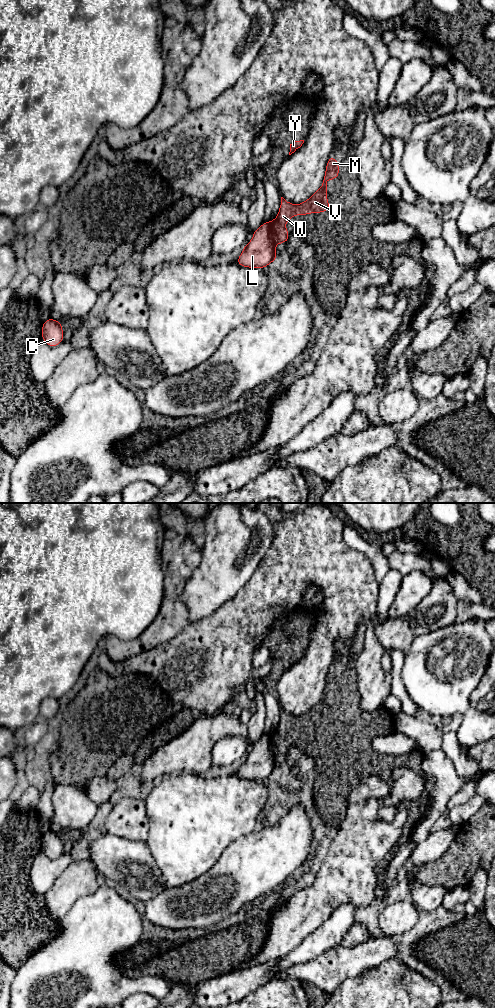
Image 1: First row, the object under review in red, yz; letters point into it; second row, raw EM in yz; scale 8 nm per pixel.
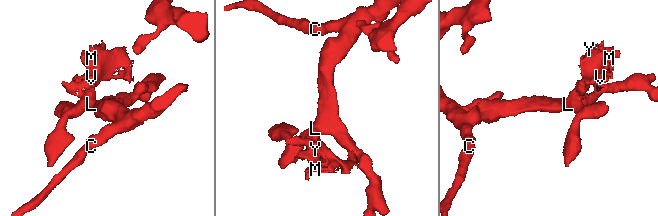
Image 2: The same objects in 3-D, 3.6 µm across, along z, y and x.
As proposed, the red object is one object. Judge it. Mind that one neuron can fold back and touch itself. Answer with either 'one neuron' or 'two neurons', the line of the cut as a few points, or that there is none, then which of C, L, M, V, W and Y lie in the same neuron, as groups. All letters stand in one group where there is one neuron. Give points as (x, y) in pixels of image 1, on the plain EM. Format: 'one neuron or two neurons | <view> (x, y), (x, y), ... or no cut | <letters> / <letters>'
two neurons | yz (269, 734), (269, 748), (274, 756) | C L / M V W Y

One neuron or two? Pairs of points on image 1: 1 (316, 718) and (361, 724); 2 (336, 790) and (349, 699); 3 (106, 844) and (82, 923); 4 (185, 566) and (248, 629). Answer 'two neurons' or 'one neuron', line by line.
1: one neuron
2: one neuron
3: two neurons
4: two neurons

